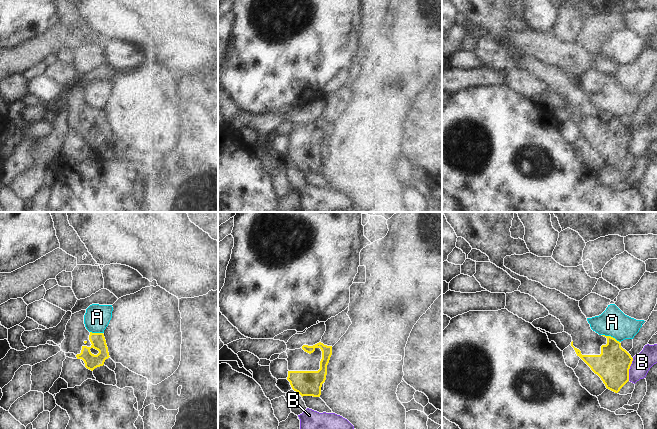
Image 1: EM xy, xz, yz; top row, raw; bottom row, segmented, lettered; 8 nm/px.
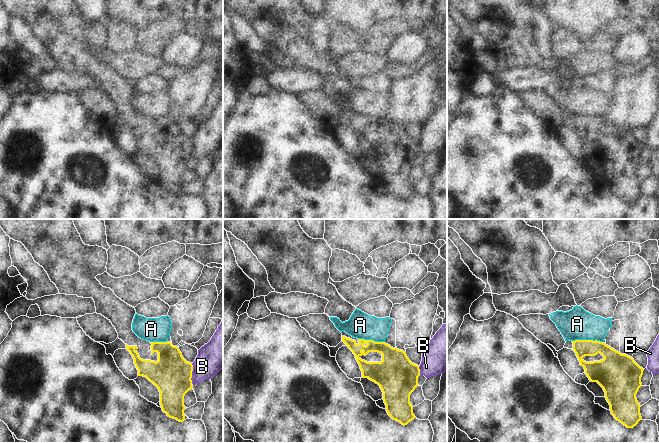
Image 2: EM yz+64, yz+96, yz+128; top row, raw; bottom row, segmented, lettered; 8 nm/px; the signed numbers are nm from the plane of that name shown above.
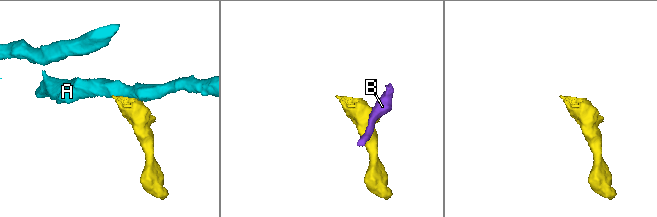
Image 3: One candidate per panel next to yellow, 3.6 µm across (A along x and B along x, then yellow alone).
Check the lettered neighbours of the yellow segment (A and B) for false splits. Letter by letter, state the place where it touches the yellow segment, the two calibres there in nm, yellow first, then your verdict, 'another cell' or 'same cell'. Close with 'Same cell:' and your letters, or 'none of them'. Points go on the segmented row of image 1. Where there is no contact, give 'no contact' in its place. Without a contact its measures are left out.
A: yz (610, 336) | 280/220 nm | another cell
B: yz (629, 368) | 280/160 nm | another cell
Same cell: none of them

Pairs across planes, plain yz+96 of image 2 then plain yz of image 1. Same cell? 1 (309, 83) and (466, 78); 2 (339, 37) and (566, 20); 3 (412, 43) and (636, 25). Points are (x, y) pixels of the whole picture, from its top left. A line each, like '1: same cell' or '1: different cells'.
1: same cell
2: same cell
3: different cells

